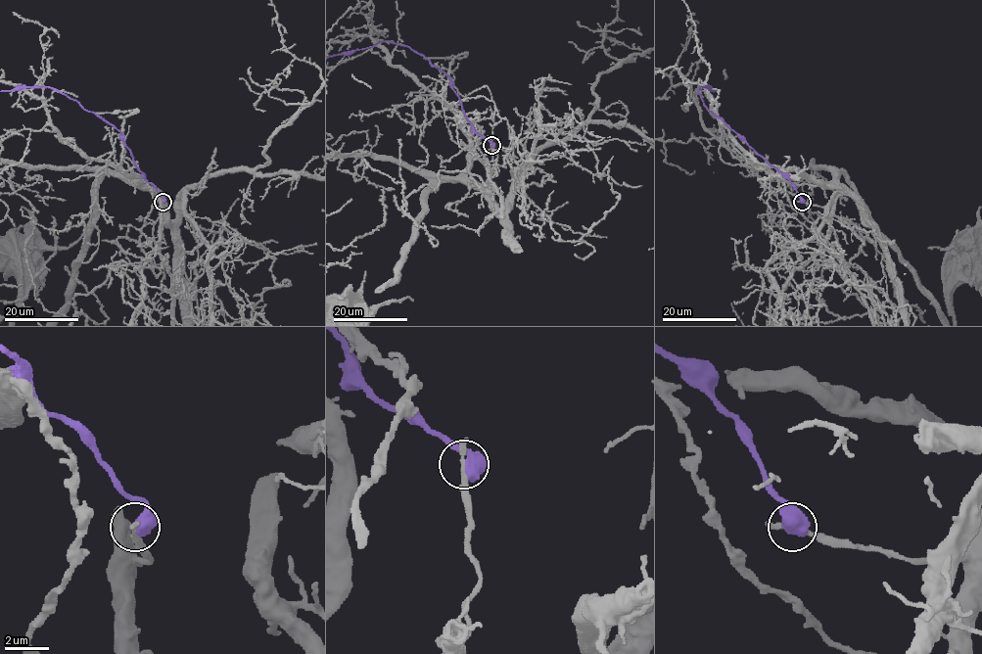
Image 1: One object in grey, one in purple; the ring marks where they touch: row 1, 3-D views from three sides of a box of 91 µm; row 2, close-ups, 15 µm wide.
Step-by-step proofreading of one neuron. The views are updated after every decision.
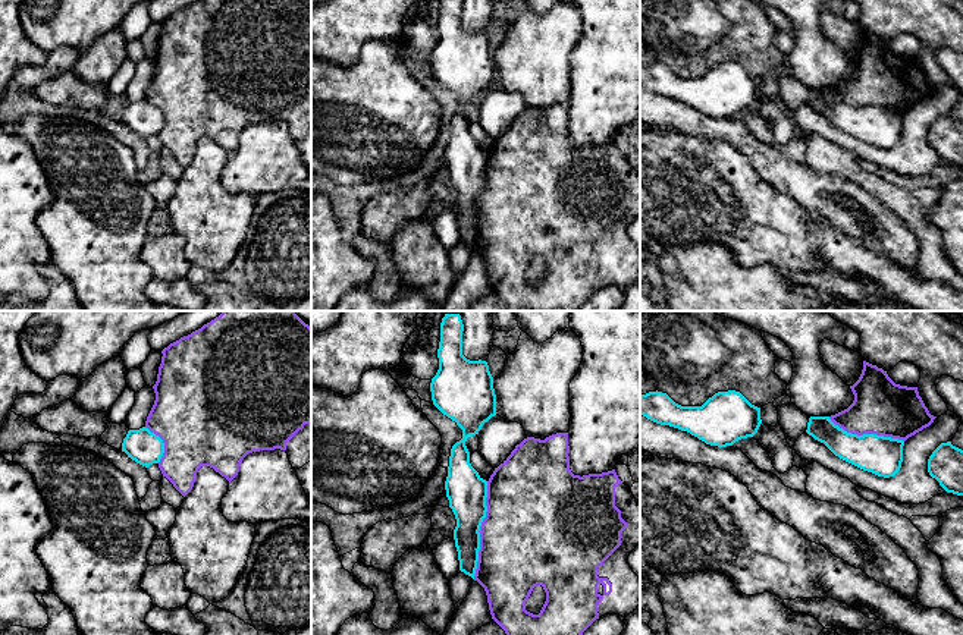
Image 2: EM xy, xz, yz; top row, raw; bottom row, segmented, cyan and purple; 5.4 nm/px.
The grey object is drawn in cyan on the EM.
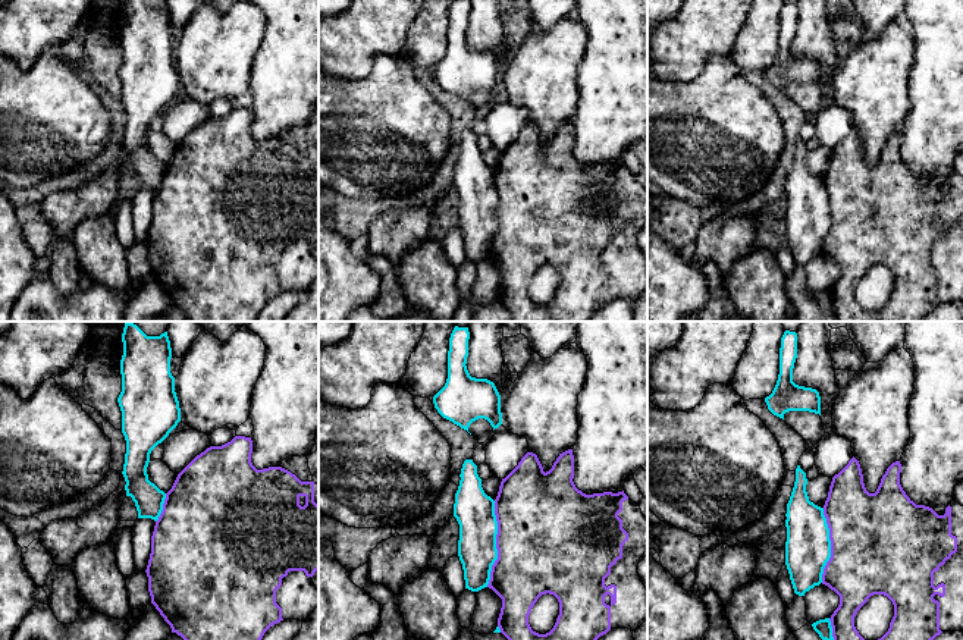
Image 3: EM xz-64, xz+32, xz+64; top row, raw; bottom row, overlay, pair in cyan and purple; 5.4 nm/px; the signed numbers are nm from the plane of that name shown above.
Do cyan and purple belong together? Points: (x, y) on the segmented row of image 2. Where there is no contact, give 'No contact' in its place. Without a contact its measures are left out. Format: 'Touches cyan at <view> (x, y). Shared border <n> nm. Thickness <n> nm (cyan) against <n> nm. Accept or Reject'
Touches cyan at xz (479, 530). Shared border 550 nm. Thickness 220 nm (cyan) against 480 nm. Reject

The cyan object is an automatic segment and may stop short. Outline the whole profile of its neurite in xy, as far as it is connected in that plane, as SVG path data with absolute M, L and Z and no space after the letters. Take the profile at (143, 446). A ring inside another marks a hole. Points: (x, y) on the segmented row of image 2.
M142 427L128 431L122 443L122 452L137 463L148 468L160 462L164 453L164 443L159 436Z

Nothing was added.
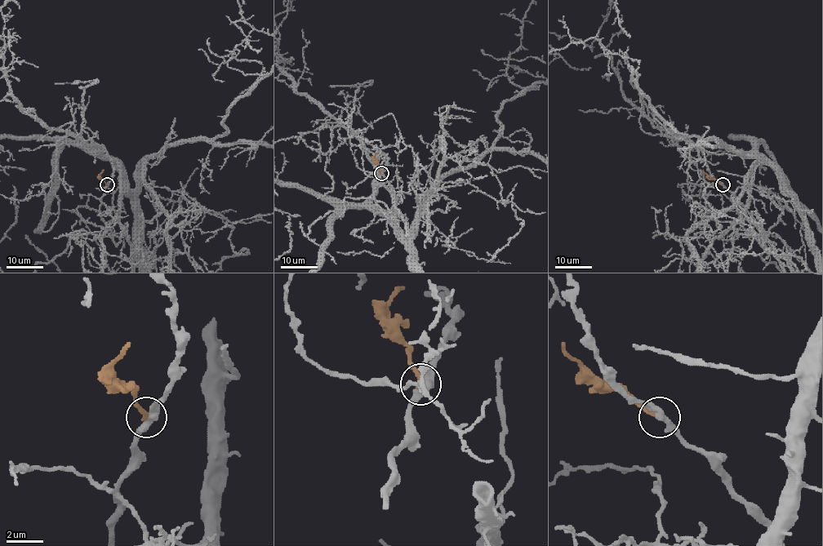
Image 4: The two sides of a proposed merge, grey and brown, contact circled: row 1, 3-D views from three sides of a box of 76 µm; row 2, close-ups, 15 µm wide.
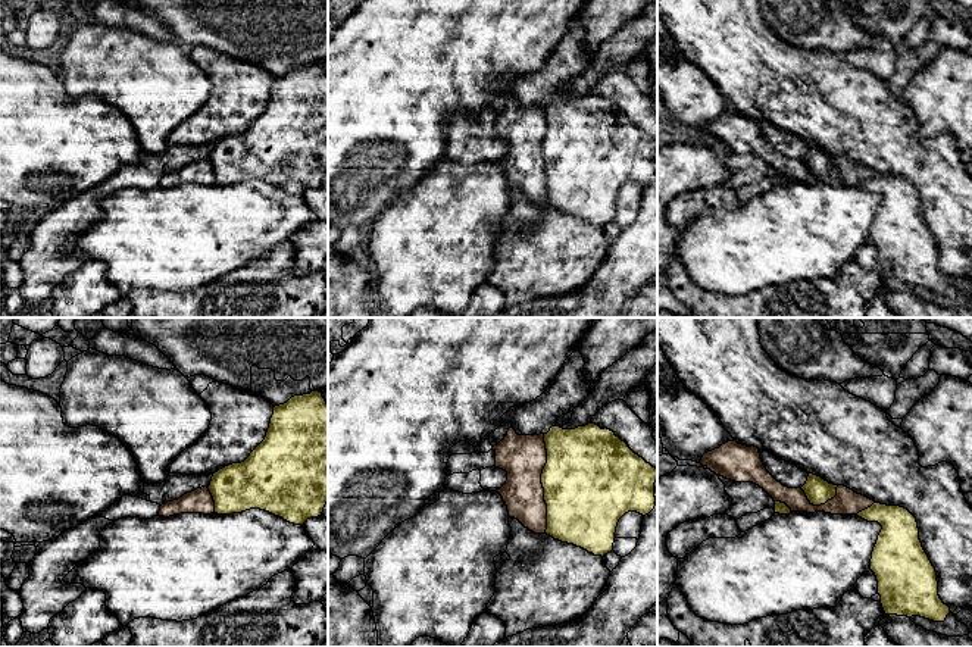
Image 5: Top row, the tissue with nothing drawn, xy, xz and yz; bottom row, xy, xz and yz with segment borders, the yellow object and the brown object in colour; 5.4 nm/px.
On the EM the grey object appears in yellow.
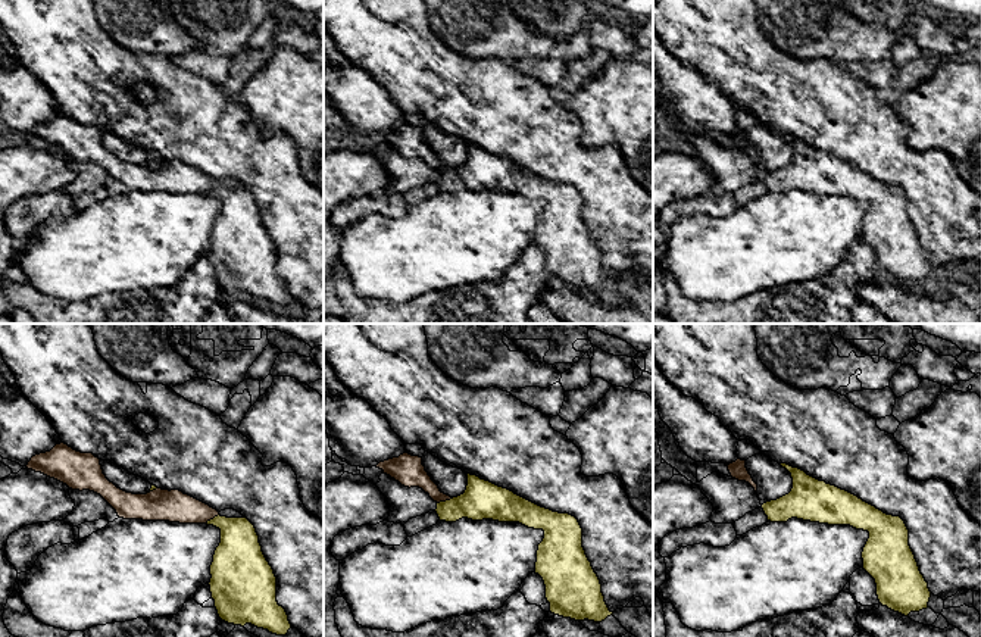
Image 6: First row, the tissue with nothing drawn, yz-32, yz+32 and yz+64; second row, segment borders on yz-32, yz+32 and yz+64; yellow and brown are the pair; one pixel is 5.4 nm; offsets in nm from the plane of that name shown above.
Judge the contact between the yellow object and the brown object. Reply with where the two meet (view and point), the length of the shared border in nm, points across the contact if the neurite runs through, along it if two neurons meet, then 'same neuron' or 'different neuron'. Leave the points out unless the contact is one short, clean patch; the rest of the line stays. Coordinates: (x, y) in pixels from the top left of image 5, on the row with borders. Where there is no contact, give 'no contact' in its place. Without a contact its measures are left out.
meets yellow in xz at (541, 483); contact 550 nm long; different neuron

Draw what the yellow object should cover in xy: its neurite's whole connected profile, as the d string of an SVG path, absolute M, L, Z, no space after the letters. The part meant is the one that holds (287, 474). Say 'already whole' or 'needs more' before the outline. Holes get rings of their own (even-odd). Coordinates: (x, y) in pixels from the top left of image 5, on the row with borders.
already whole | M322 393L275 406L265 440L241 463L213 473L215 513L250 509L303 525L328 503L328 403Z

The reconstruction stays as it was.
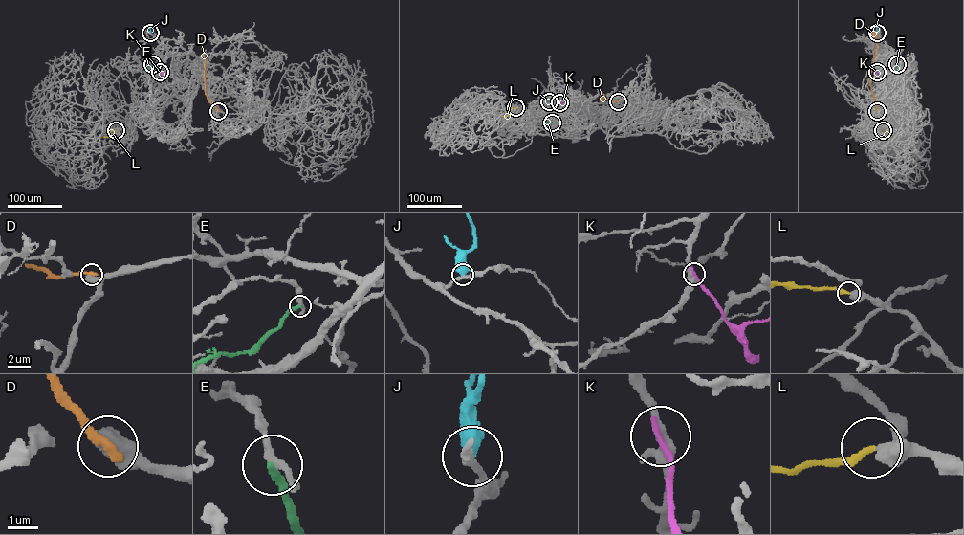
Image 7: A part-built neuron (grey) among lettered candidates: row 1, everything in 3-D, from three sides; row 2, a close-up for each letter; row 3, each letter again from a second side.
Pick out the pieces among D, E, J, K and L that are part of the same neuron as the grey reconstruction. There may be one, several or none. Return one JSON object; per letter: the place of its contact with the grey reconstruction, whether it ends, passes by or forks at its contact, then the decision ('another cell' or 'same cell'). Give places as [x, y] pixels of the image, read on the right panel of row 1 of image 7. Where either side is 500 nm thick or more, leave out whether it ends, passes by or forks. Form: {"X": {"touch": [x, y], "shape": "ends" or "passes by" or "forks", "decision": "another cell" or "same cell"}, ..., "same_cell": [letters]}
{"D": {"touch": [877, 111], "decision": "another cell"}, "E": {"touch": [897, 64], "shape": "ends", "decision": "another cell"}, "J": {"touch": [877, 33], "decision": "another cell"}, "K": {"touch": [877, 72], "shape": "ends", "decision": "another cell"}, "L": {"touch": [883, 130], "shape": "ends", "decision": "same cell"}, "same_cell": ["L"]}

